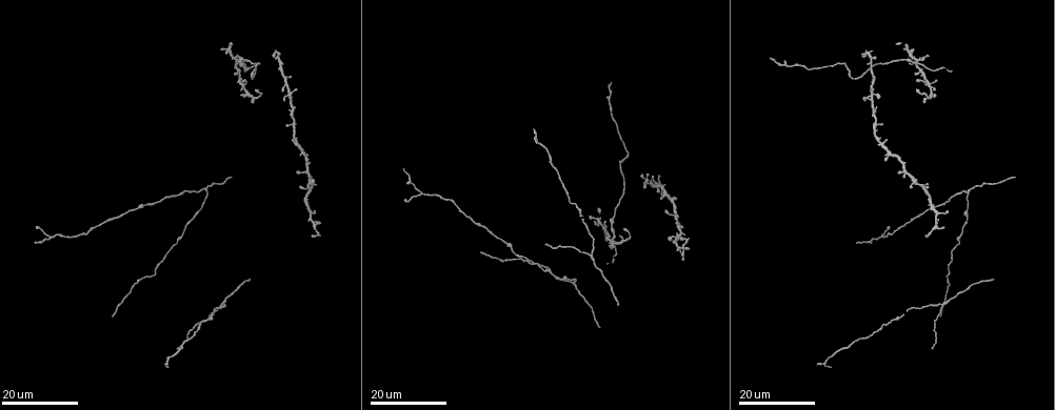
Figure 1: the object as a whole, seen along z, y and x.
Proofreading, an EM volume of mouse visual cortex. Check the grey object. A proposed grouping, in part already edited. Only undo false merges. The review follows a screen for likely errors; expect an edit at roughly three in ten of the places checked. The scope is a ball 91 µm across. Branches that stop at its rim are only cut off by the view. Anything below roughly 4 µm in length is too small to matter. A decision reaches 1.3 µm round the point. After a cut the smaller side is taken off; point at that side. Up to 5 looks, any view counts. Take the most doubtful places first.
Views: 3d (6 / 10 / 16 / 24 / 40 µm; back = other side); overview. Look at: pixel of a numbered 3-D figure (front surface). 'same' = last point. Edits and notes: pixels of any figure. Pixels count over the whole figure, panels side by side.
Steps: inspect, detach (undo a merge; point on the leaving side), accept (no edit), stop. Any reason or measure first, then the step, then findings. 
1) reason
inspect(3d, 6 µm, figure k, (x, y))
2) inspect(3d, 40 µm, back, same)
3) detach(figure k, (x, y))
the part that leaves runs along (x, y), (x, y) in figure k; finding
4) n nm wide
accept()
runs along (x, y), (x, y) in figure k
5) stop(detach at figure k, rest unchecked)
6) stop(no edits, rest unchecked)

inspect(3d, 24 µm, figure 1, (55, 236))

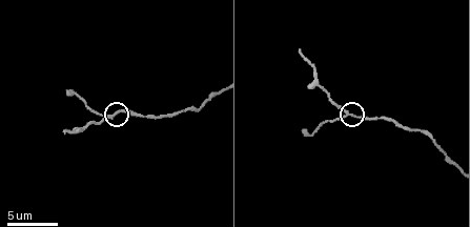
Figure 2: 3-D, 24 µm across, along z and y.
inspect(3d, 6 µm, figure 2, (347, 113))

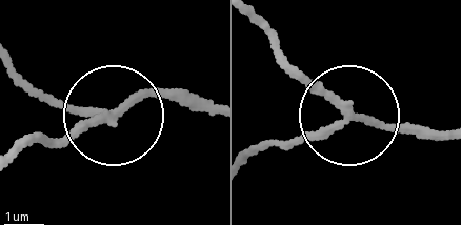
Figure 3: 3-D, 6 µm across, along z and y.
side arm 6 µm
accept()
one cell here

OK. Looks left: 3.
four arms meet
inspect(3d, 16 µm, figure 1, (923, 190))

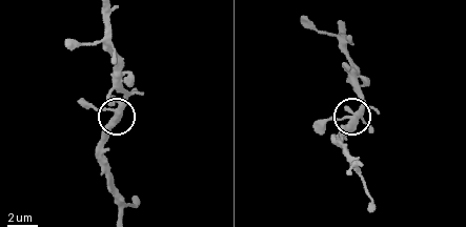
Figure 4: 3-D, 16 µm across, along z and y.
zoom in
inspect(3d, 6 µm, figure 4, (121, 112))

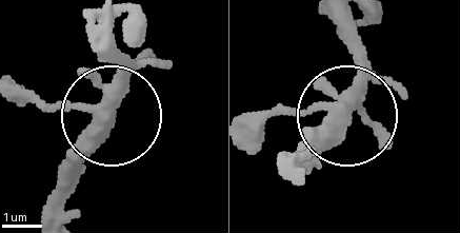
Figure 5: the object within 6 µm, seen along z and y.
inspect(3d, 6 µm, back, figure 5, (107, 117))

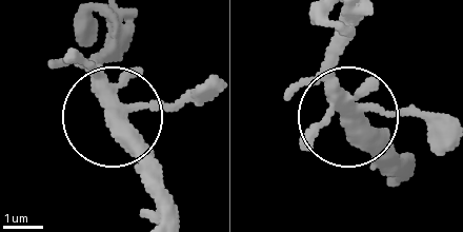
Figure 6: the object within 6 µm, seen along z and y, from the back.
350 nm wide
accept()
runs along (204, 91), (117, 118), (160, 175) in figure 6; all the same cell

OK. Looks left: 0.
stop(no edits, rest unchecked)

